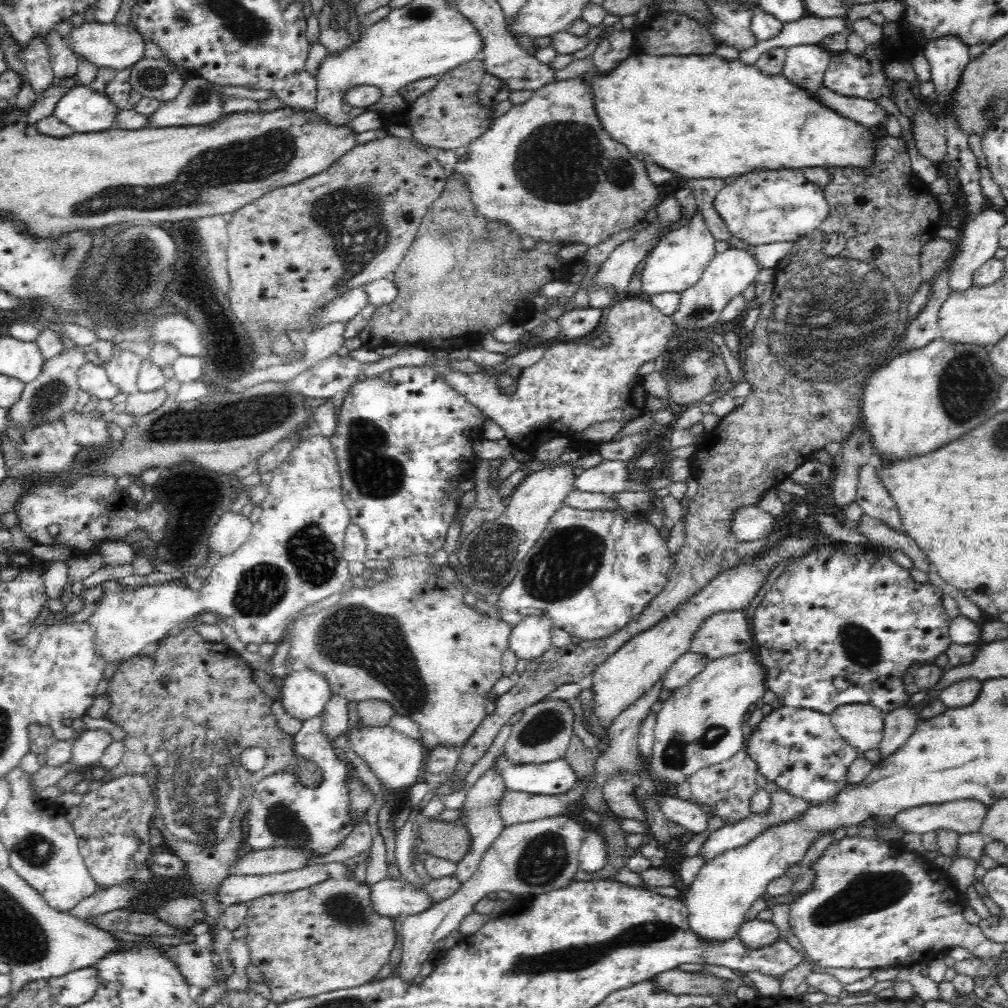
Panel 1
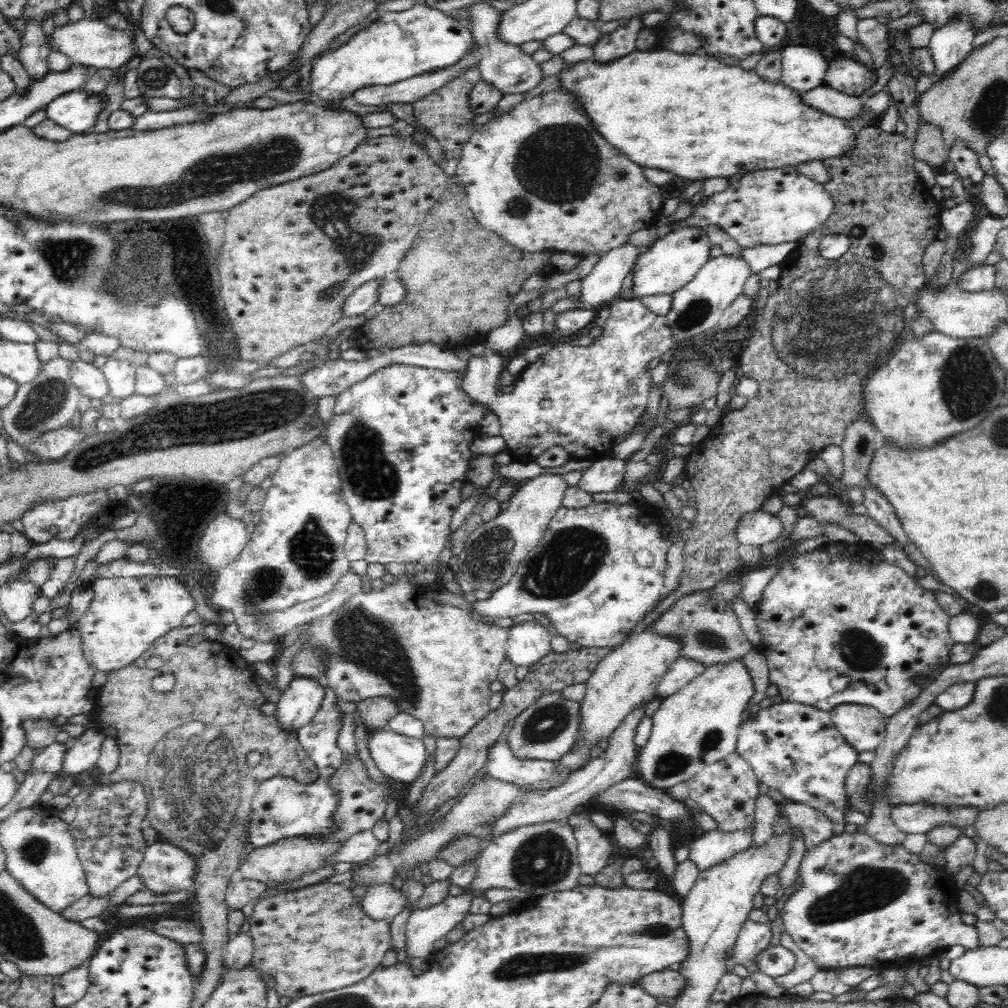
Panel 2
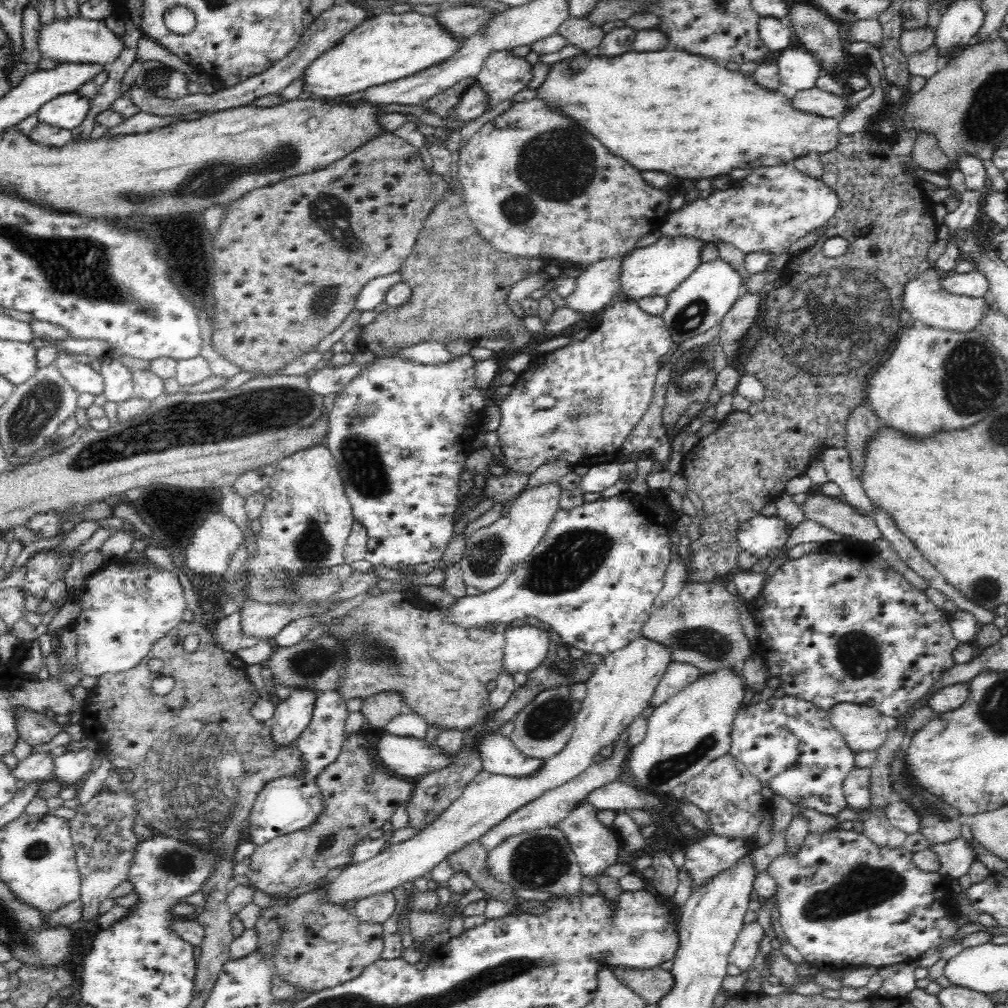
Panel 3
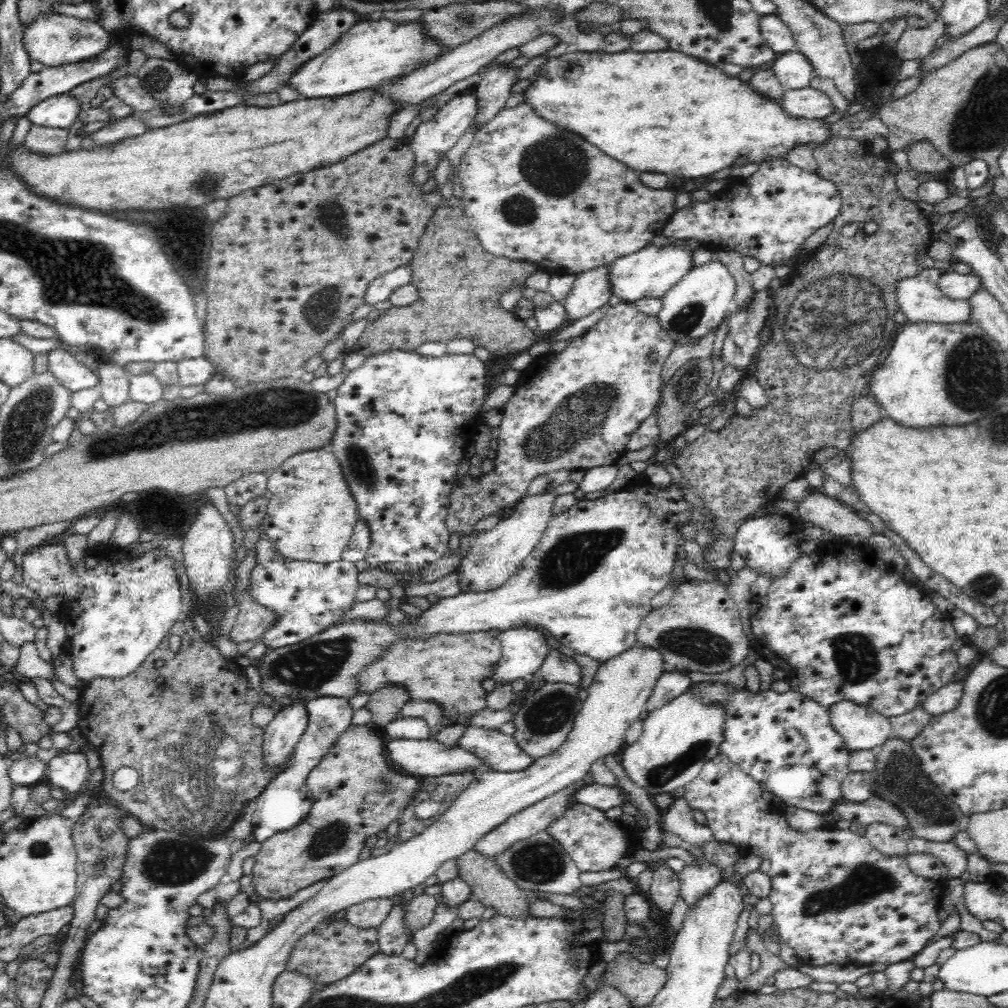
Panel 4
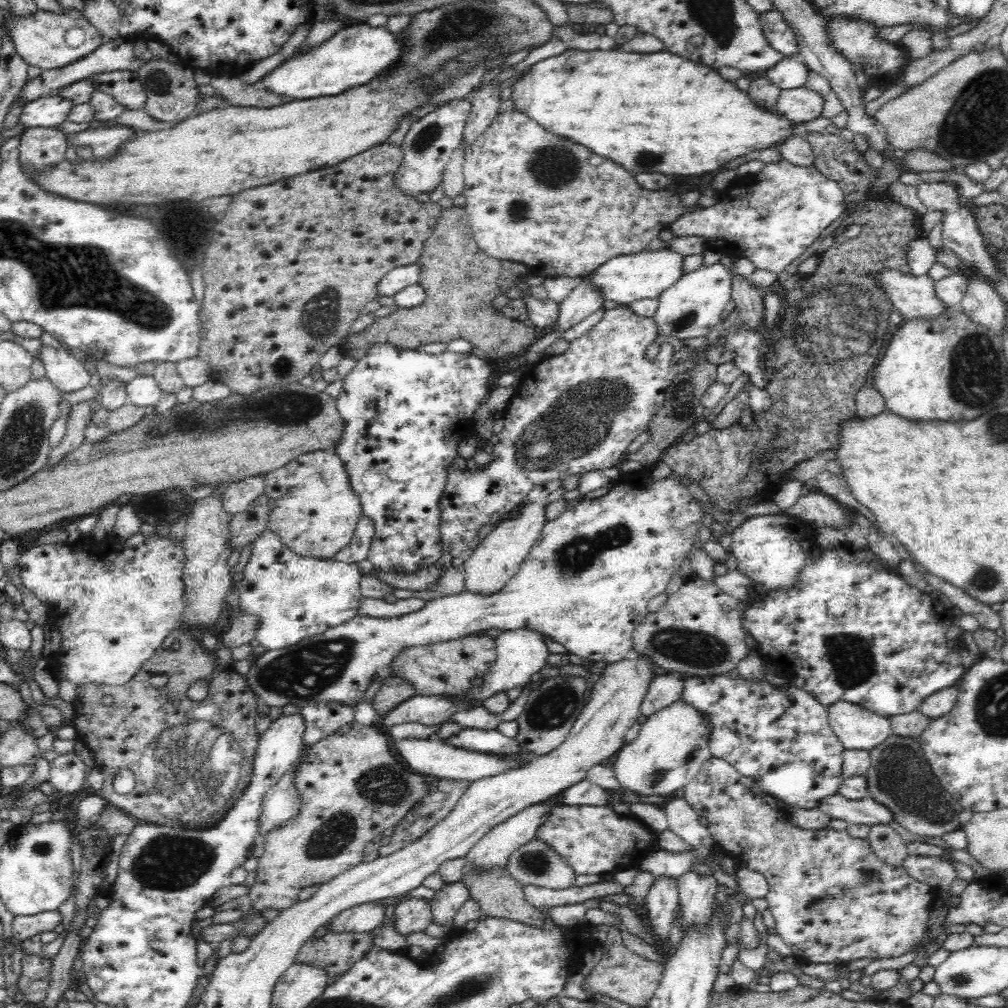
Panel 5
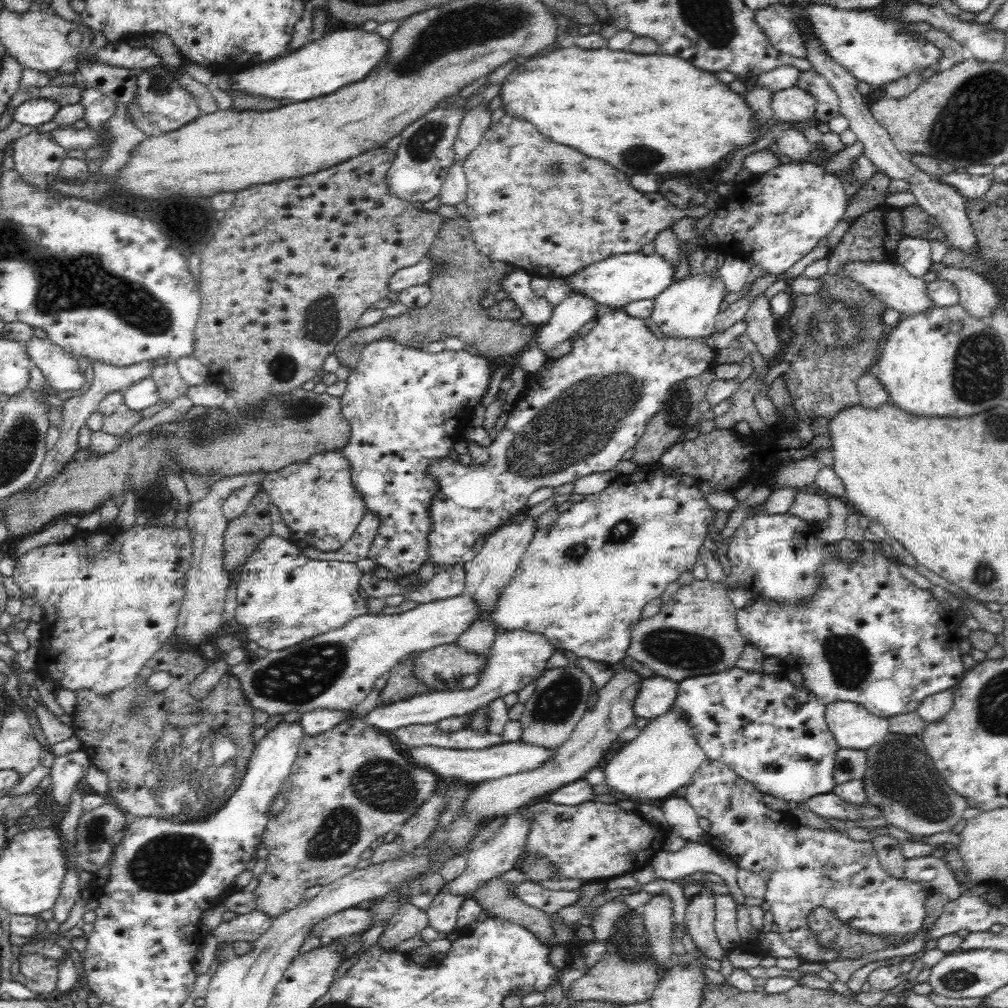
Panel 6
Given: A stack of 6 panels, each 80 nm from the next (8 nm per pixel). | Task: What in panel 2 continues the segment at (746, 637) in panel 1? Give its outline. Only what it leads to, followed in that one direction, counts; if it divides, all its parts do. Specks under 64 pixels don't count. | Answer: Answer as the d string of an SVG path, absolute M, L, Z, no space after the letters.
M713 587L684 592L684 596L680 596L666 612L660 612L660 616L645 630L678 641L680 657L700 662L705 668L740 661L753 646L740 629L731 603L713 602L712 593Z

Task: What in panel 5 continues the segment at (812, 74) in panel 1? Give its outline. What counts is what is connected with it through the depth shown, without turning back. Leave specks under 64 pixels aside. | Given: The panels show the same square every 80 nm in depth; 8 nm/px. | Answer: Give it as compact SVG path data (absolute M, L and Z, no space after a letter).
M784 57L766 71L766 79L781 90L804 87L809 68L798 57Z

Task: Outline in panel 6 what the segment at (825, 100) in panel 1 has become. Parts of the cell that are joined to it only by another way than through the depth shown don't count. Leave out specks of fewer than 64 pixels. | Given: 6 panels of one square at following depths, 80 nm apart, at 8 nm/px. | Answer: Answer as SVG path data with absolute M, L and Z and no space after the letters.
M794 86L773 92L770 107L777 121L799 123L813 119L816 99L808 92Z

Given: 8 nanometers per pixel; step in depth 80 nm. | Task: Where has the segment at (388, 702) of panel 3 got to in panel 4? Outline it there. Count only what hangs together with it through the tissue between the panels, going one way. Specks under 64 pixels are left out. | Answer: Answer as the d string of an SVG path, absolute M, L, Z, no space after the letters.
M387 685L376 690L366 706L372 712L371 722L385 727L398 717L399 710L410 700L410 693L402 686Z

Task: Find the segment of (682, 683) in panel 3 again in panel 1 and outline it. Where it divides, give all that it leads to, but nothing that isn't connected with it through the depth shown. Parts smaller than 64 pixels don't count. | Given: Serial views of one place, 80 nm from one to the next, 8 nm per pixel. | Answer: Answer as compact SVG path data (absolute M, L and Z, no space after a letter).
M690 652L682 654L661 680L664 693L666 691L673 693L685 686L692 678L695 678L704 670L708 662L707 658L700 654L691 654Z

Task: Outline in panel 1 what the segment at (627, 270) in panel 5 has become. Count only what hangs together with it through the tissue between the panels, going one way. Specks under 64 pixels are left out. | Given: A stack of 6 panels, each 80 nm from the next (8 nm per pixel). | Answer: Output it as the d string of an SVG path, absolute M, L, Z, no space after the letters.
M696 213L684 223L666 232L650 255L645 259L646 264L640 272L640 289L638 295L658 294L663 292L680 293L690 288L700 278L702 270L715 256L715 241L702 215Z

